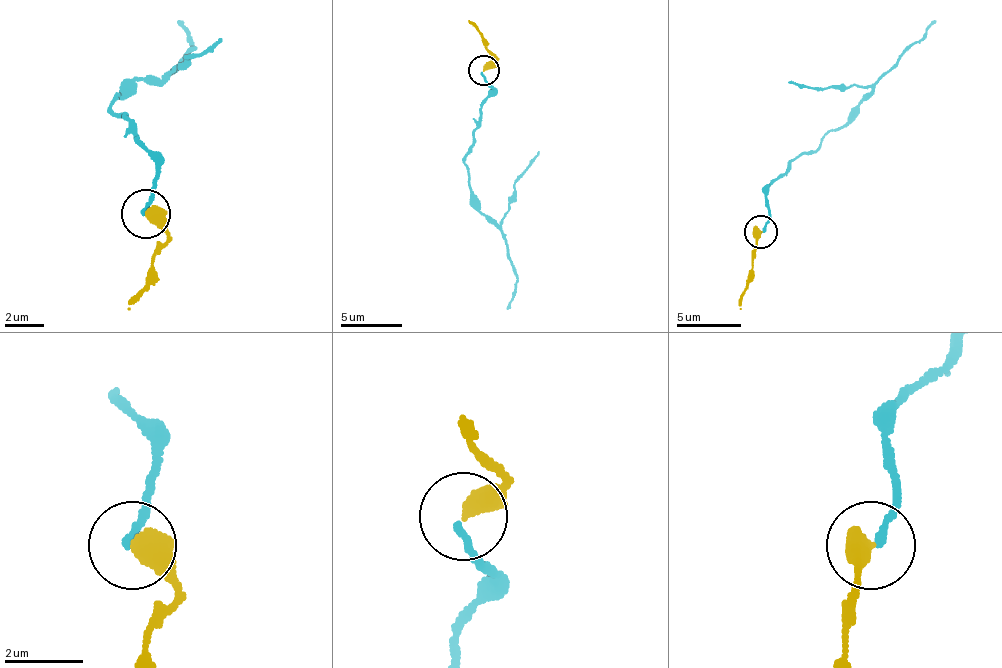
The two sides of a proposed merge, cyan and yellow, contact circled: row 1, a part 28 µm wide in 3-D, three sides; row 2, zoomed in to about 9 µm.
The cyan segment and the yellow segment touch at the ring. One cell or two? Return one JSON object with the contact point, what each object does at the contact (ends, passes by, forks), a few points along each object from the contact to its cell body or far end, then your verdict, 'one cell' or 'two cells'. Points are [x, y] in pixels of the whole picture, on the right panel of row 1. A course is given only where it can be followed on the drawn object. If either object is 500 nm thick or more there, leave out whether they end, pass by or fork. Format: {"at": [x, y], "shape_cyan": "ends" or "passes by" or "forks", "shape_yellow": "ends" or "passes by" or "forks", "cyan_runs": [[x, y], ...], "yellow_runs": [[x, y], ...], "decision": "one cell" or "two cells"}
{"at": [761, 232], "cyan_runs": [[762, 233], [768, 219], [767, 185], [788, 162], [818, 145], [850, 115], [935, 19]], "yellow_runs": [[761, 232], [751, 262], [751, 280], [739, 307]], "decision": "one cell"}

